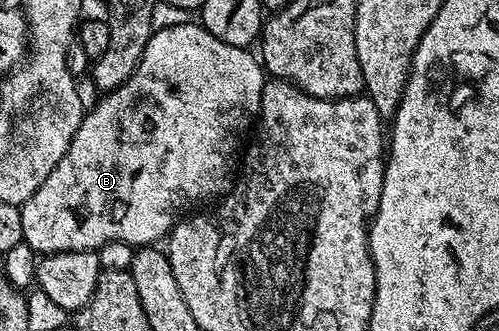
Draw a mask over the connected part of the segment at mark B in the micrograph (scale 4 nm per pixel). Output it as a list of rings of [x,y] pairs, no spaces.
[[[192,21],[187,24],[179,24],[175,28],[154,30],[133,75],[122,86],[108,91],[94,106],[91,106],[85,117],[81,119],[67,152],[63,152],[63,160],[59,160],[59,164],[55,164],[51,176],[47,176],[47,180],[43,180],[43,184],[39,184],[37,191],[28,200],[21,203],[25,243],[41,256],[71,252],[72,250],[98,251],[103,244],[108,242],[126,242],[127,245],[134,248],[152,246],[160,243],[160,238],[162,241],[168,235],[182,212],[189,212],[200,207],[197,206],[200,202],[209,202],[212,198],[217,197],[220,199],[228,194],[235,185],[235,167],[238,165],[239,151],[242,149],[241,137],[248,130],[250,133],[255,119],[261,113],[261,97],[267,81],[267,75],[260,61],[254,55],[252,58],[249,53],[250,51],[244,46],[223,44],[223,40],[211,36],[211,32],[207,32],[204,26],[194,24]]]

